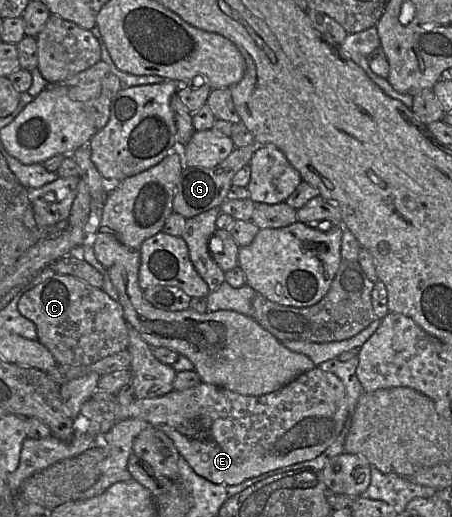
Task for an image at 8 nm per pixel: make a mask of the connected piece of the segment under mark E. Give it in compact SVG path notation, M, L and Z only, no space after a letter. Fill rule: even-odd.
M315 366L311 370L302 373L289 384L283 386L281 389L260 396L242 395L213 384L200 382L197 386L187 390L172 390L165 395L154 398L133 397L128 405L121 405L117 401L116 394L111 394L107 391L99 389L92 394L89 400L92 402L92 405L96 407L100 418L103 414L112 413L117 421L122 421L129 418L138 418L147 421L151 426L163 431L168 437L171 438L181 457L183 457L189 463L192 469L199 476L202 476L215 484L226 485L237 485L247 479L260 476L275 469L316 458L337 439L348 417L347 395L343 382L334 373L325 371L319 366Z

